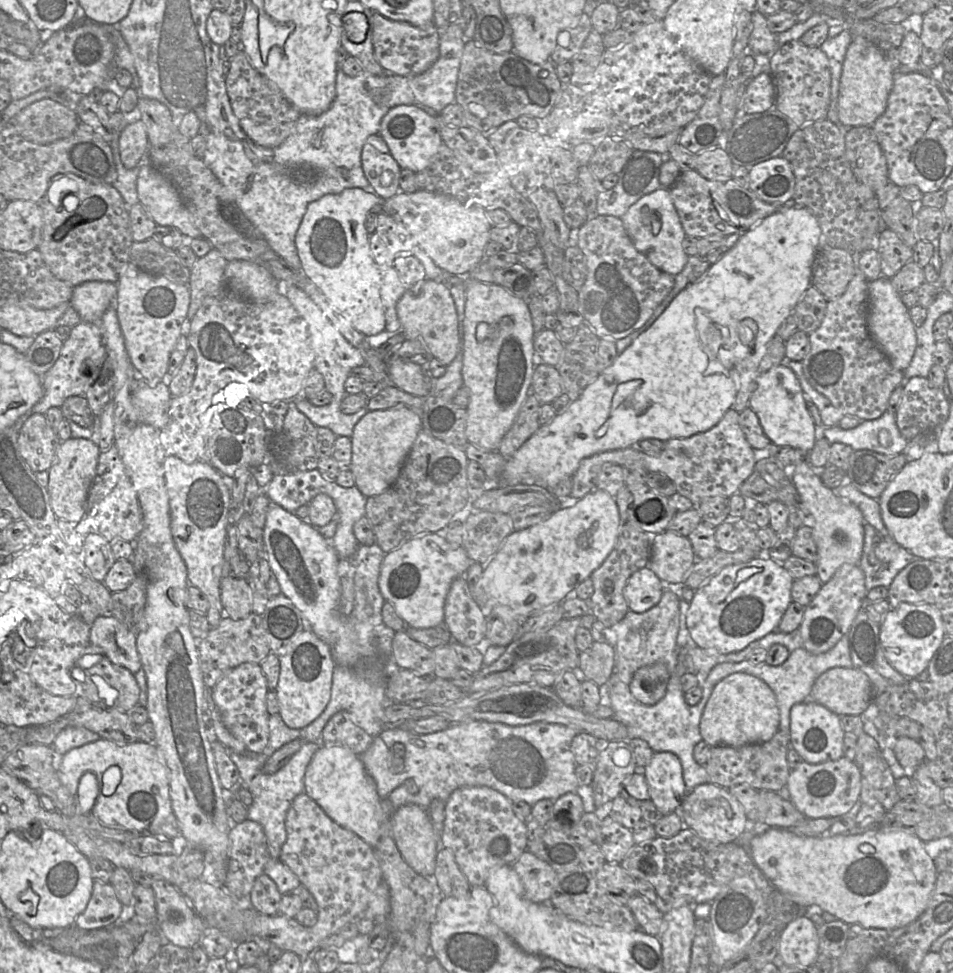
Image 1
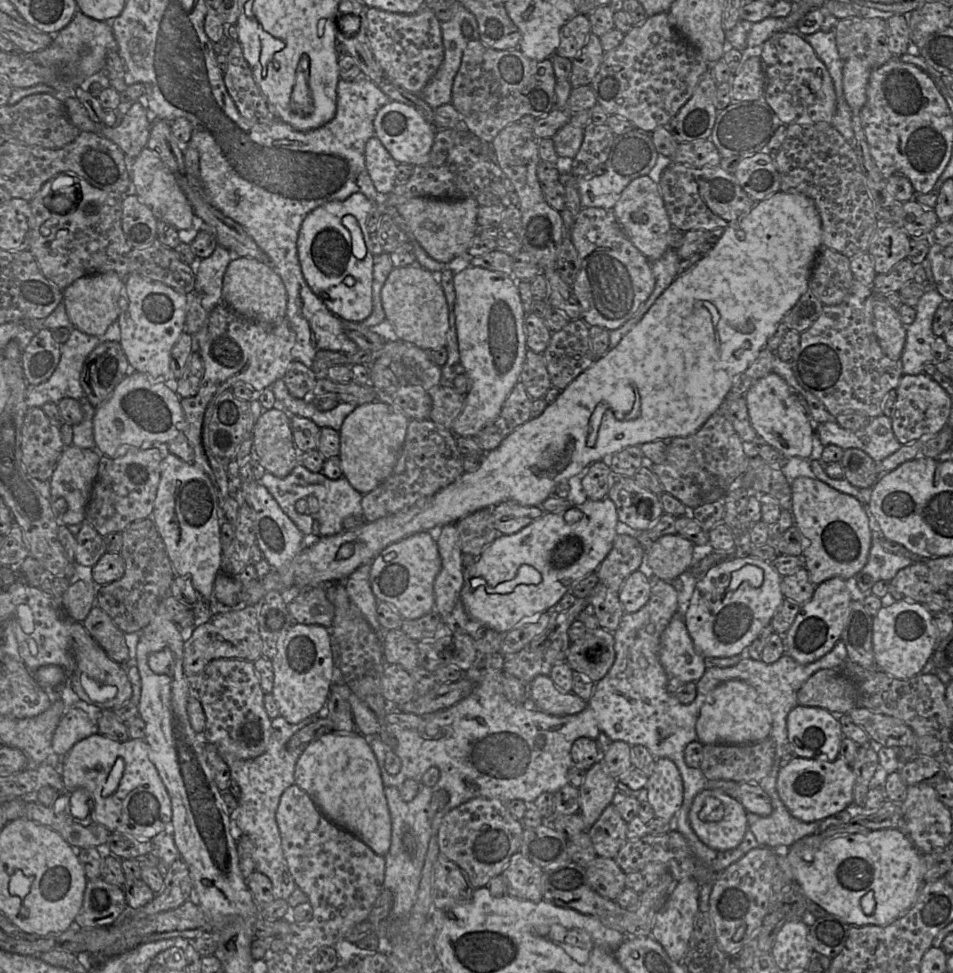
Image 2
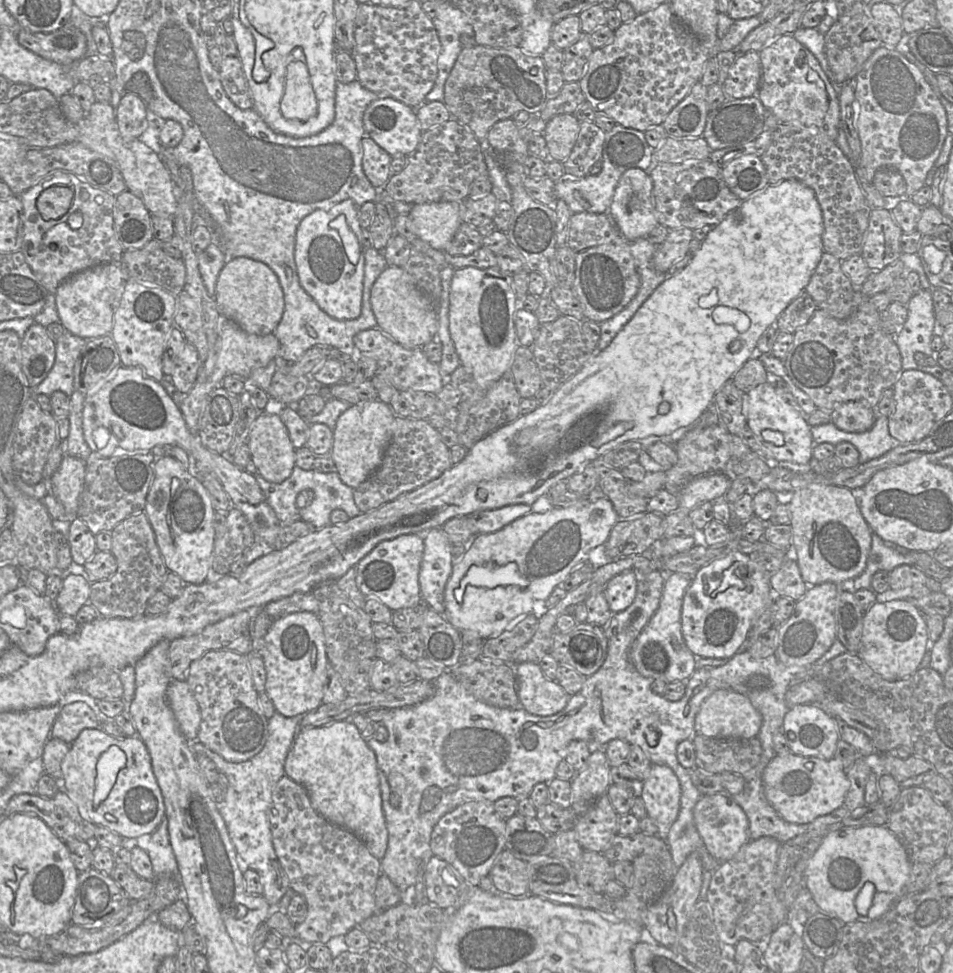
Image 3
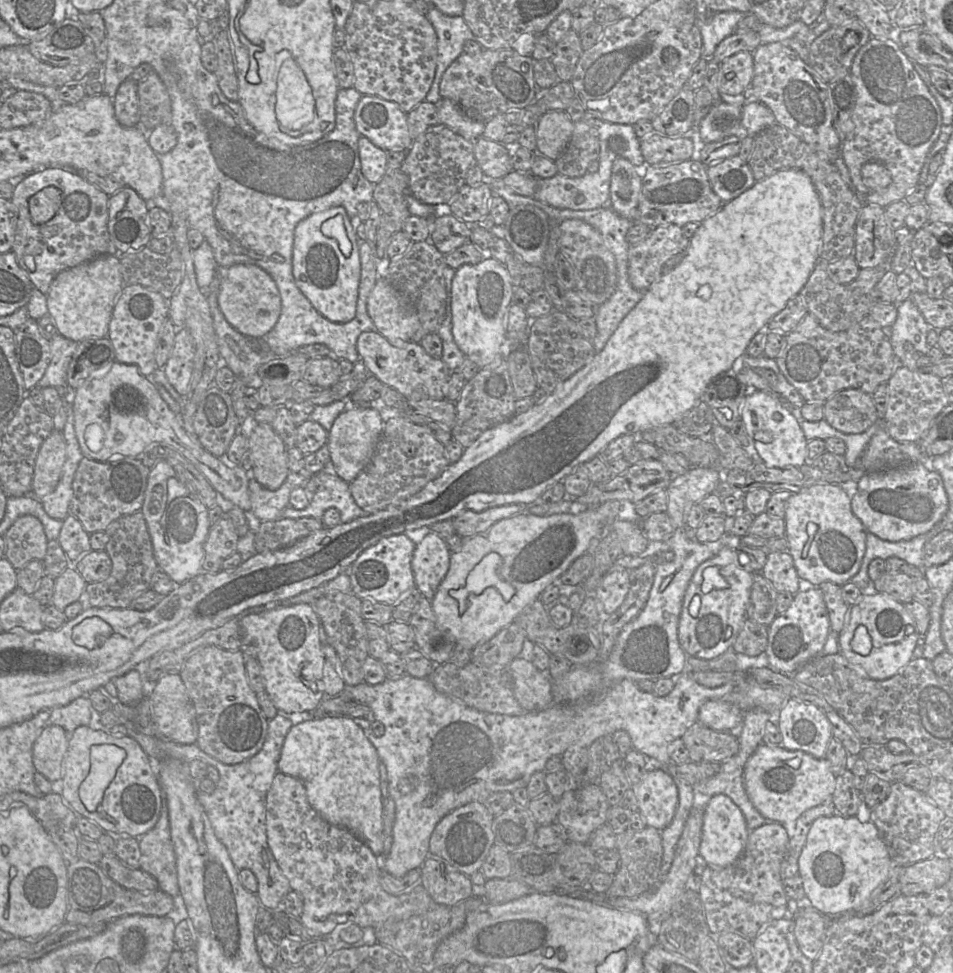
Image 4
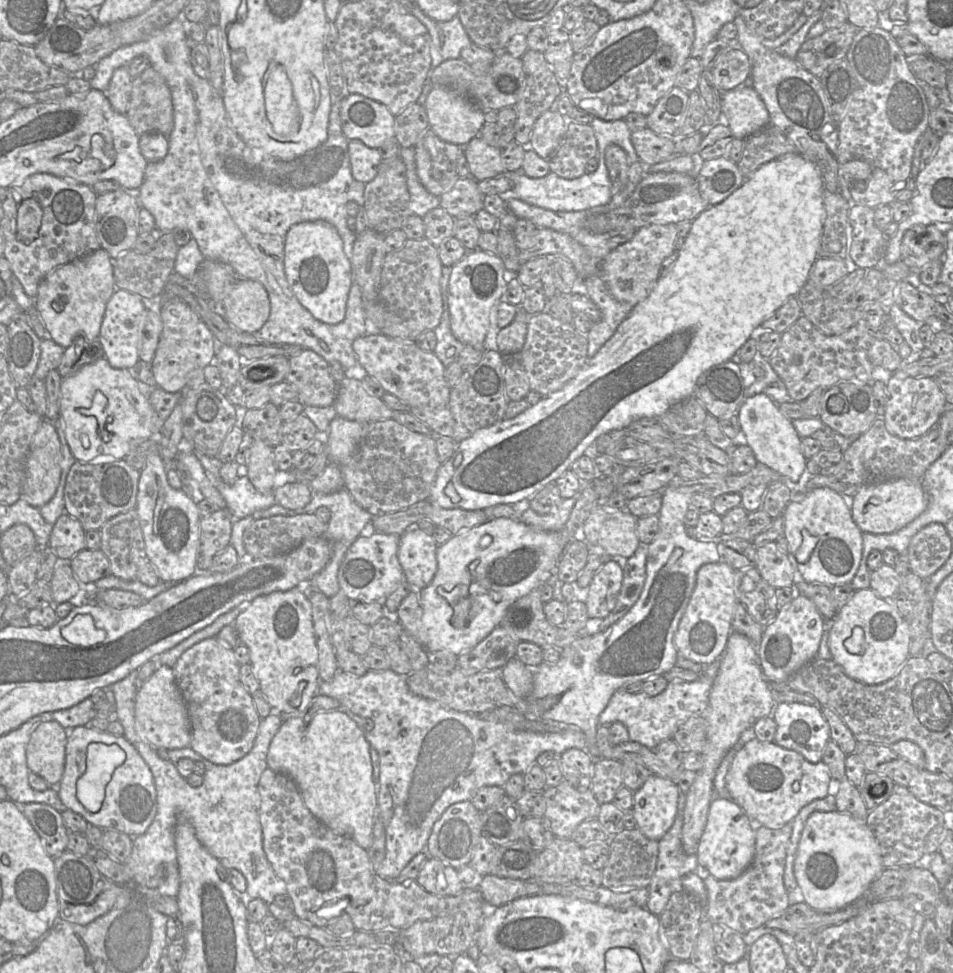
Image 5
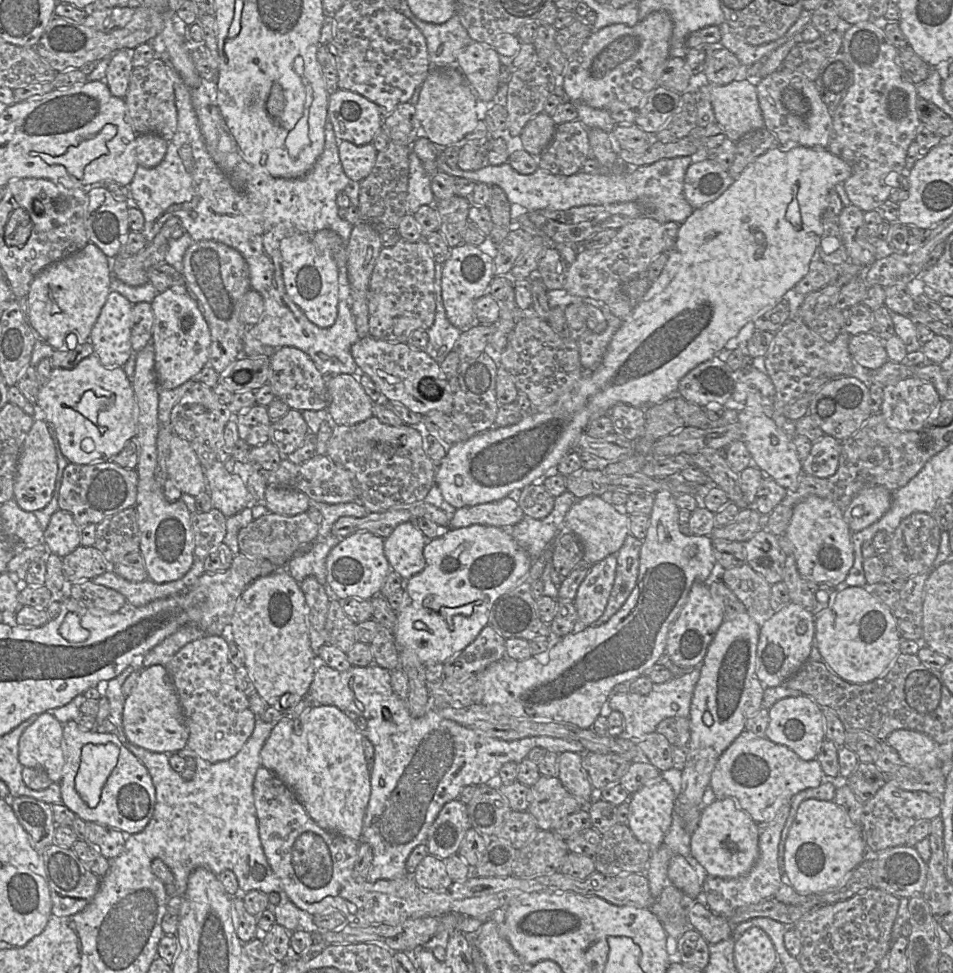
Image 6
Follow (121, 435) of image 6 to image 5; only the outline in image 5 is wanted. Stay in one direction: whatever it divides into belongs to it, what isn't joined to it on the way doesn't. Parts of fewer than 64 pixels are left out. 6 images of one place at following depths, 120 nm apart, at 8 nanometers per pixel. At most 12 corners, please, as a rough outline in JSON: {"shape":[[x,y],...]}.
{"shape":[[106,358],[64,377],[60,417],[77,461],[124,459],[164,421]]}

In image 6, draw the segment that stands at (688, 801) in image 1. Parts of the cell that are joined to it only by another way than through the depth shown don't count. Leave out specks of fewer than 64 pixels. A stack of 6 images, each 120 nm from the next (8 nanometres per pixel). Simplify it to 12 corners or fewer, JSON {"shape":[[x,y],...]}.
{"shape":[[732,798],[701,811],[690,853],[708,875],[747,874],[758,825]]}

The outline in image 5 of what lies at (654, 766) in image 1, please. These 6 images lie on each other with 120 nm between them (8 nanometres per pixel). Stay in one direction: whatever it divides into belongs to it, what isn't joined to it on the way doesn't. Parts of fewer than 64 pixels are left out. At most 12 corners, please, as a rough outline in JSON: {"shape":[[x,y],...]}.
{"shape":[[651,774],[634,792],[637,829],[659,841],[671,828],[678,787]]}

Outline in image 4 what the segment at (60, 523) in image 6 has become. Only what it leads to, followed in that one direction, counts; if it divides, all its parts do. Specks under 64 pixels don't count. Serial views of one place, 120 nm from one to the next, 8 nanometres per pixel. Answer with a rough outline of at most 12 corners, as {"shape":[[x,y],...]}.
{"shape":[[70,513],[57,540],[70,563],[91,551],[90,534]]}

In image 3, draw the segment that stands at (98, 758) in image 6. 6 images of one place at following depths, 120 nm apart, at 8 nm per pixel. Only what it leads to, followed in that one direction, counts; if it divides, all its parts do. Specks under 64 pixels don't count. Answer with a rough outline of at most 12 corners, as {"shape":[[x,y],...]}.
{"shape":[[110,746],[96,764],[93,807],[105,800],[126,754]]}

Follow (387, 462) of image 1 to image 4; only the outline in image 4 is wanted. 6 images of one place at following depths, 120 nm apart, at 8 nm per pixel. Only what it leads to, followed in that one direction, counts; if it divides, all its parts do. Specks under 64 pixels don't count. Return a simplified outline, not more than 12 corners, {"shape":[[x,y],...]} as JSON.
{"shape":[[370,406],[335,419],[333,472],[351,483],[372,458],[384,421]]}

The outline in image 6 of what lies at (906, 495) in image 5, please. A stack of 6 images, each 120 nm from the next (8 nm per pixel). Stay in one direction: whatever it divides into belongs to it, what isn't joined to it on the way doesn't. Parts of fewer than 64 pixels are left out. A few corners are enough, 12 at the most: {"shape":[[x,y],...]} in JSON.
{"shape":[[883,486],[860,491],[844,511],[852,533],[890,508]]}

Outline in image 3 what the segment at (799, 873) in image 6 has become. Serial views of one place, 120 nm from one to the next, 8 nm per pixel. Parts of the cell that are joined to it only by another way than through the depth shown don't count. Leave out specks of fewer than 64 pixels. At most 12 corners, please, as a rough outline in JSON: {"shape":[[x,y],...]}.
{"shape":[[886,826],[823,838],[805,868],[821,909],[870,922],[911,865]]}

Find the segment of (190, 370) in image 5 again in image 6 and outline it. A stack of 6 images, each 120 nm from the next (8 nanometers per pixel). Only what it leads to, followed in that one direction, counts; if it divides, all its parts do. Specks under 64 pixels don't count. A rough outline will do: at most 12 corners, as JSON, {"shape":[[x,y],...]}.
{"shape":[[186,286],[158,292],[152,343],[160,389],[209,363],[211,334]]}

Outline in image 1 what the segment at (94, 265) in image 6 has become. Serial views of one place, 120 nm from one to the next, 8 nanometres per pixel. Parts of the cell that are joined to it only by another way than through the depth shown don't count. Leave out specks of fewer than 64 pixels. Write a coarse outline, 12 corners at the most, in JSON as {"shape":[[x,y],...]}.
{"shape":[[86,281],[69,304],[85,323],[100,324],[115,306],[117,284]]}

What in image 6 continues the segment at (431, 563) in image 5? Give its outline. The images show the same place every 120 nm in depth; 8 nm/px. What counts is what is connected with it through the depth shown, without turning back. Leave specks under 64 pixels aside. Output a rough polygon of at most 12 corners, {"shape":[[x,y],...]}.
{"shape":[[411,522],[384,539],[384,553],[404,580],[426,565],[424,534]]}

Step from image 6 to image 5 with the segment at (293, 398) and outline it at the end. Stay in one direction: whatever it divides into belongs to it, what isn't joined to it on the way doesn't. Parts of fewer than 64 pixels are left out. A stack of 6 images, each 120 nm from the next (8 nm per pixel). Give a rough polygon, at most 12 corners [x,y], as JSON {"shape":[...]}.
{"shape":[[310,349],[289,358],[284,381],[304,407],[334,405],[338,383]]}

